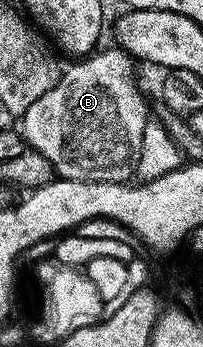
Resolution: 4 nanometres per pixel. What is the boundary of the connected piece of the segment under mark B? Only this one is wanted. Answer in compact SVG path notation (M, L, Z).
M113 49L89 54L81 58L62 81L56 82L46 93L36 96L34 105L24 108L22 138L46 161L50 161L53 172L66 179L77 179L87 183L128 183L131 175L137 174L142 153L143 131L150 122L148 103L136 84L134 60L126 51Z

